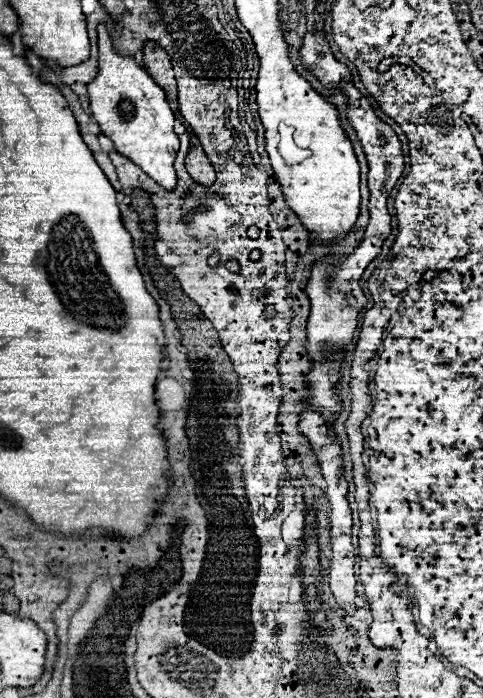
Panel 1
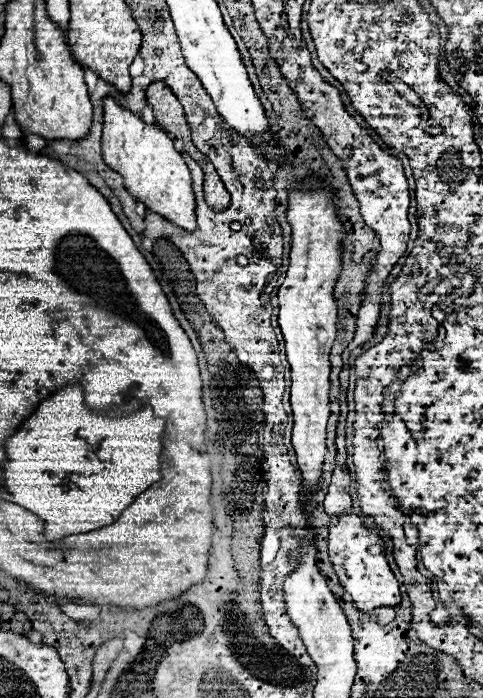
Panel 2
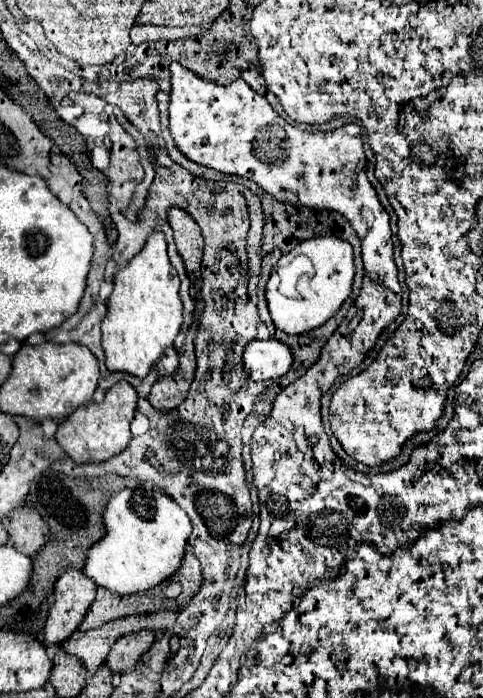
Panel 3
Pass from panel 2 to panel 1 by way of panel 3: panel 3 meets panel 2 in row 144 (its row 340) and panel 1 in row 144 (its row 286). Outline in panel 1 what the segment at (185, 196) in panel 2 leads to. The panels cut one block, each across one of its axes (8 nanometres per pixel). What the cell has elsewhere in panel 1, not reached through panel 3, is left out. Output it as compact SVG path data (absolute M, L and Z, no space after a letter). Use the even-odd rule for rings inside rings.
M106 24L98 26L98 76L88 84L88 96L90 96L90 110L94 120L100 124L100 130L104 136L108 136L114 142L114 148L132 160L144 174L148 174L156 184L160 184L164 190L176 188L176 172L174 172L174 158L178 152L178 136L174 134L174 112L170 110L170 104L166 102L166 94L160 86L154 84L154 80L148 76L148 72L138 66L132 58L124 58L118 52L114 52L112 38L108 34Z

